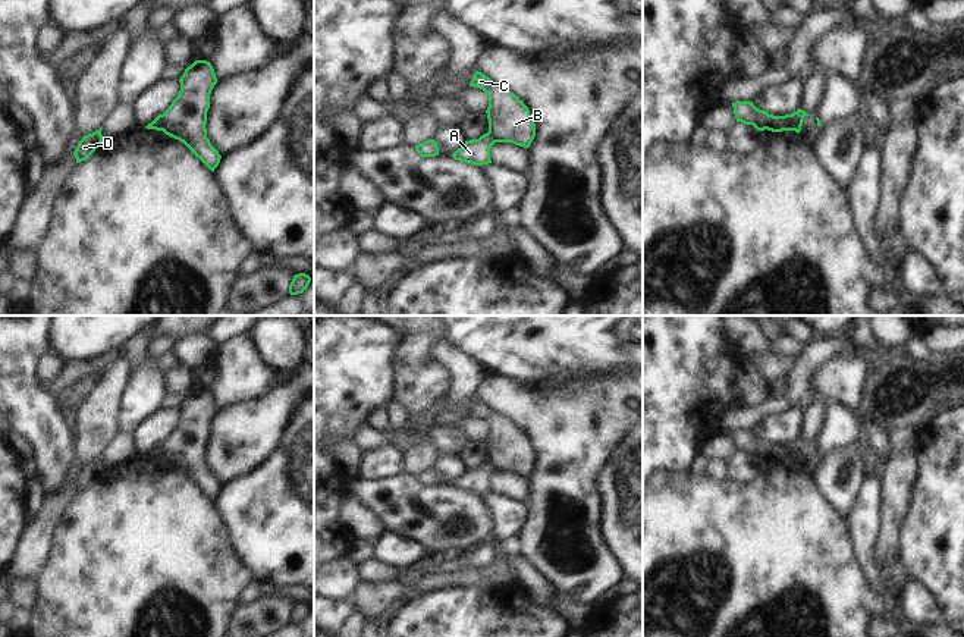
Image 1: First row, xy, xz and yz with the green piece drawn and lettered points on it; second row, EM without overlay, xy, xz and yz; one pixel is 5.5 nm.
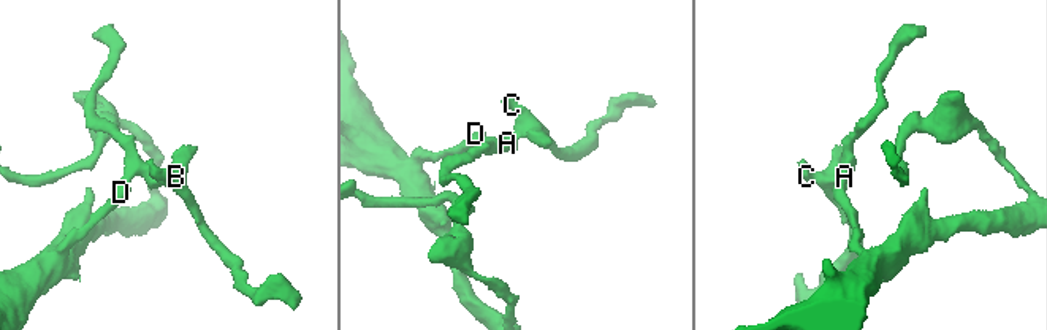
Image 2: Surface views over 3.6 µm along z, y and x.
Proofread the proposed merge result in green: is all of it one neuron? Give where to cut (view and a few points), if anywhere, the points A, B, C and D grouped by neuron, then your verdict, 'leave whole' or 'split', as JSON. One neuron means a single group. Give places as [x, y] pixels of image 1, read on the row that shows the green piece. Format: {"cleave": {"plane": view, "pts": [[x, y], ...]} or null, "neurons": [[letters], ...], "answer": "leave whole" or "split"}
{"cleave": {"plane": "xy", "pts": [[163, 115], [160, 129]]}, "neurons": [["A", "D"], ["B", "C"]], "answer": "split"}

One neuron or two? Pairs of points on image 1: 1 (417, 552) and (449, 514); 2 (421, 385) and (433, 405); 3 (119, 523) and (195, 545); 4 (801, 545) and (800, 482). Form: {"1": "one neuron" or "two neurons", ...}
{"1": "two neurons", "2": "one neuron", "3": "one neuron", "4": "one neuron"}

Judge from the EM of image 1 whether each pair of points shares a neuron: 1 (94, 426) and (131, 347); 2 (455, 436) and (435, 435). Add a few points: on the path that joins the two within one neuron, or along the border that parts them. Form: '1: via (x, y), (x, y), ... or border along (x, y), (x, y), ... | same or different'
1: border along (125, 357), (131, 370) | different
2: via (451, 436), (439, 436) | same

